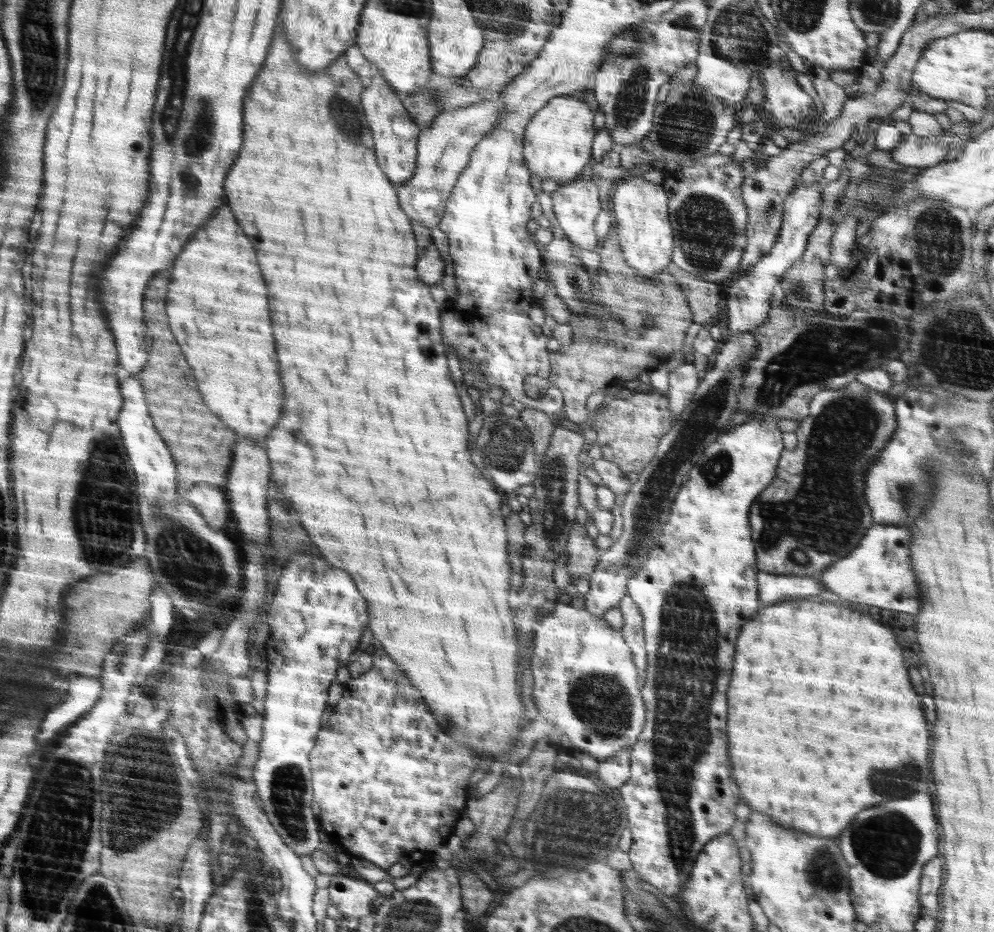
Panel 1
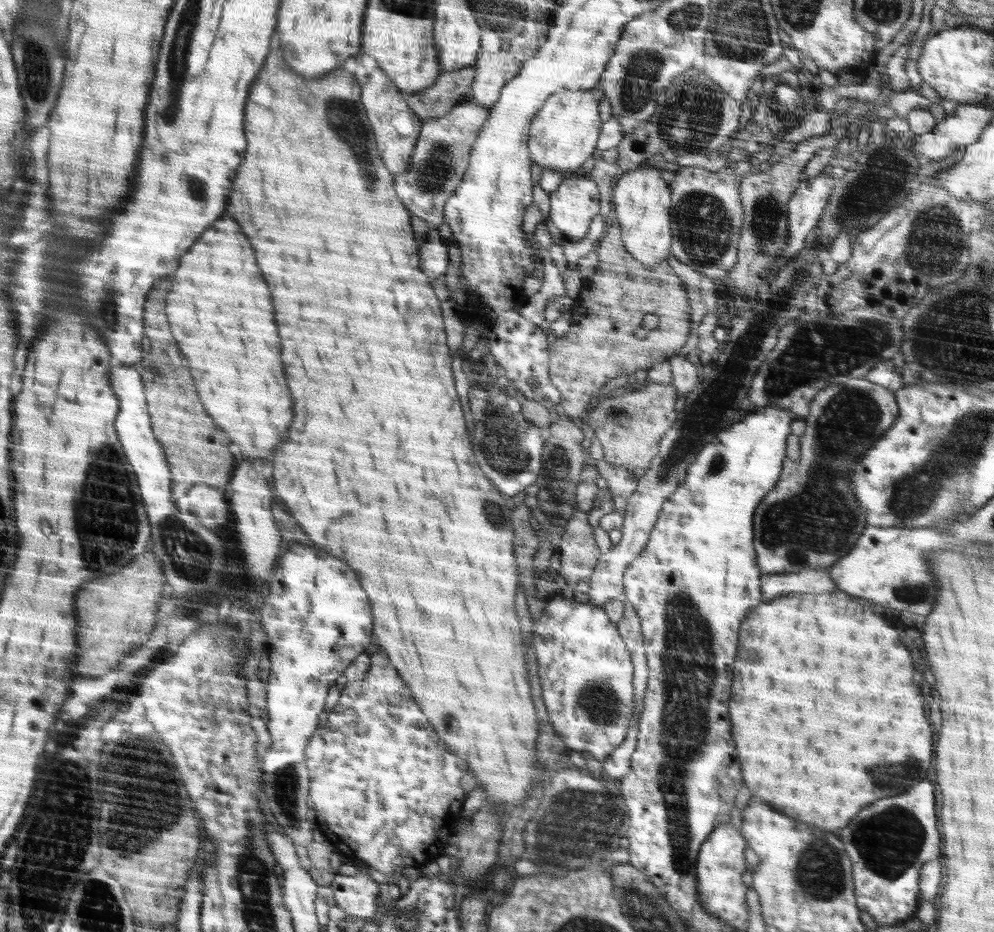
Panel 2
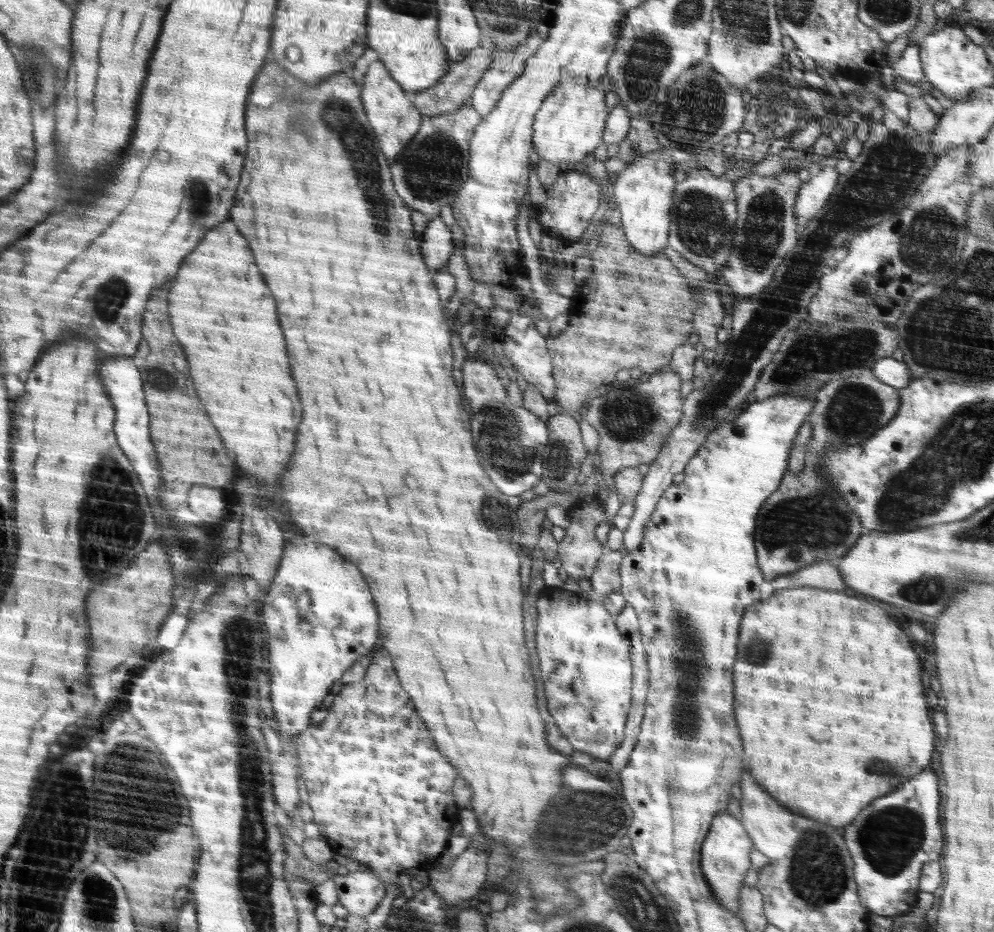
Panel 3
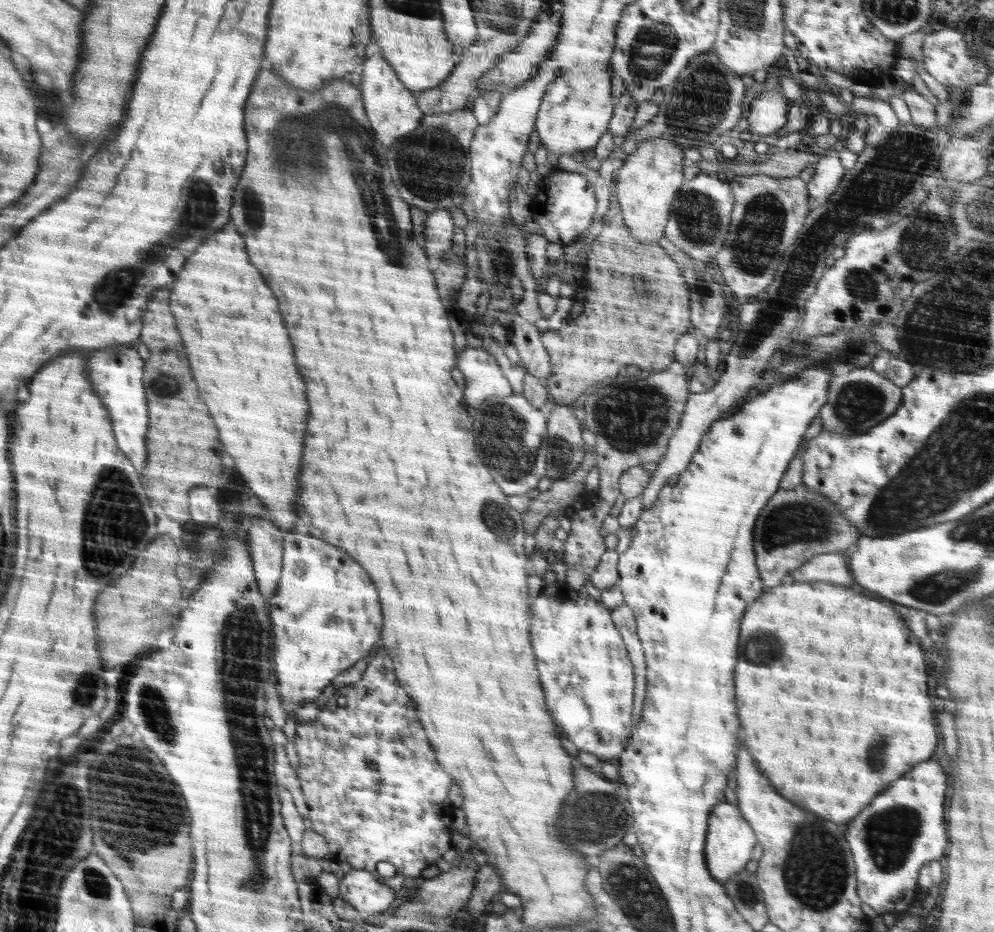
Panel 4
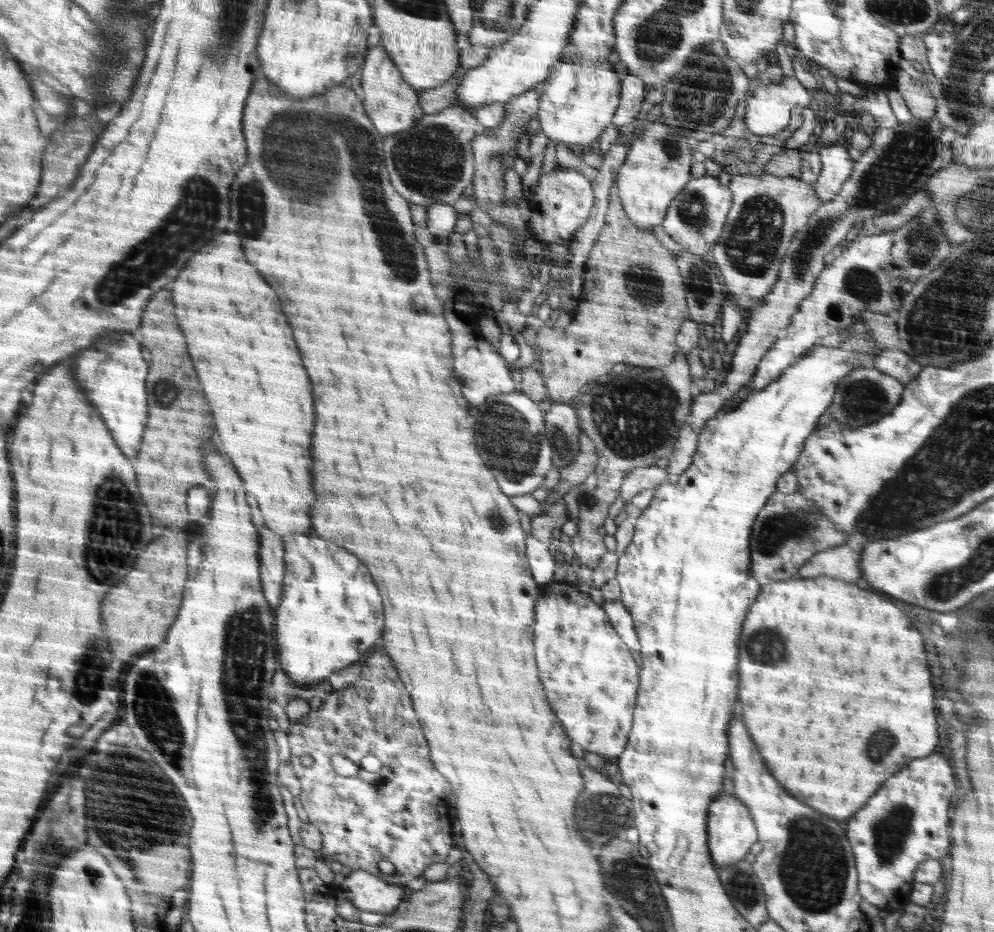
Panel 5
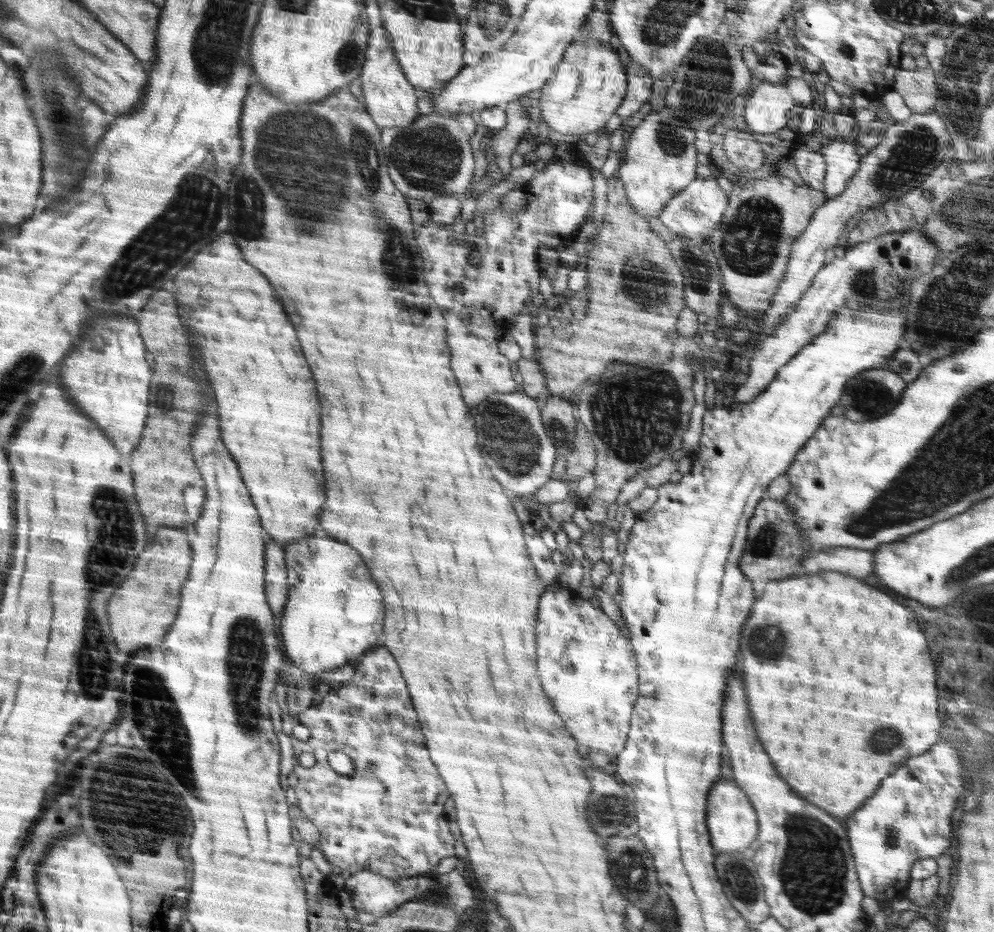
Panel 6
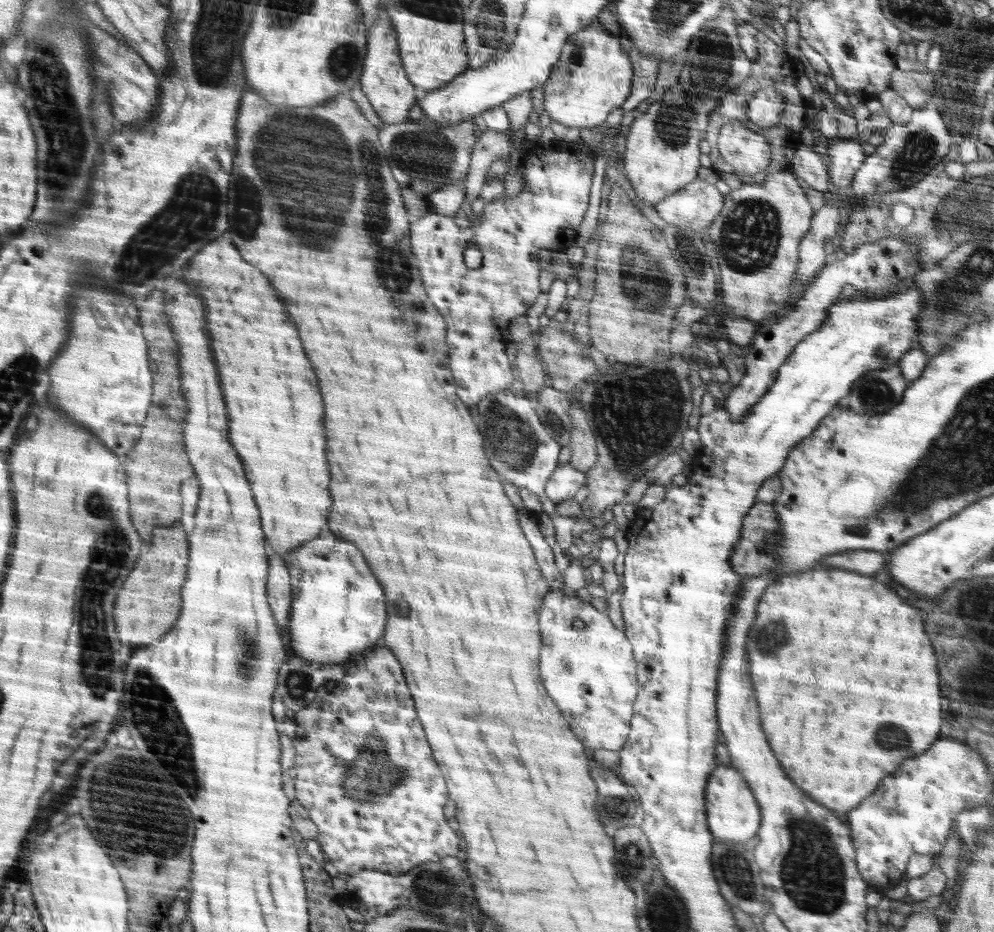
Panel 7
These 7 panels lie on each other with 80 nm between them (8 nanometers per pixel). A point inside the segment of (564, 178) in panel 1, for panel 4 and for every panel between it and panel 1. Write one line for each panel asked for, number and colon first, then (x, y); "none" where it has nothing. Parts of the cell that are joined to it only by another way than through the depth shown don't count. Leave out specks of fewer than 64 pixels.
2: (562, 136)
3: (569, 126)
4: (575, 111)

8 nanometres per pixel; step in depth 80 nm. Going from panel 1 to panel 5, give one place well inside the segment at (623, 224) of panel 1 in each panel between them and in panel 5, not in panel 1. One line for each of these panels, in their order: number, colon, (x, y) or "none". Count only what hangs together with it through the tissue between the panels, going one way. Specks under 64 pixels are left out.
2: (641, 199)
3: (642, 191)
4: (650, 178)
5: (657, 166)

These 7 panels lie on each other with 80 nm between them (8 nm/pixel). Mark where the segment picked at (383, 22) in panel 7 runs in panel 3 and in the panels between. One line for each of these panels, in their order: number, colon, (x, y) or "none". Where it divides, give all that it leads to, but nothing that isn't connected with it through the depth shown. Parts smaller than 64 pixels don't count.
3: (396, 120)
4: (391, 106)
5: (393, 104)
6: (389, 96)

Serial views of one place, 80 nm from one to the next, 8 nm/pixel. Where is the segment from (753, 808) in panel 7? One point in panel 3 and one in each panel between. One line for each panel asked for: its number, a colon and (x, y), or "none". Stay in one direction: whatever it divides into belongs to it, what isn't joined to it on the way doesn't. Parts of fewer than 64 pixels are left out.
3: (729, 854)
4: (732, 840)
5: (733, 833)
6: (733, 821)

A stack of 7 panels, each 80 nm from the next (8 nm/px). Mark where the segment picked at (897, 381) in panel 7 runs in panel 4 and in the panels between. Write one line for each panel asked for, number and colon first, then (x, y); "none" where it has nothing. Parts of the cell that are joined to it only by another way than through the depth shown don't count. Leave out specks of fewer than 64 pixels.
4: (856, 402)
5: (864, 395)
6: (869, 395)

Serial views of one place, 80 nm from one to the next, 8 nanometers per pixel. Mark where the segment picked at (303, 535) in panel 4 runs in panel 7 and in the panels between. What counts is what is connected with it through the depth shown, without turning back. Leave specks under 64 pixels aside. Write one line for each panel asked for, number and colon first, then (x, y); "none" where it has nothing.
5: (332, 614)
6: (334, 614)
7: (338, 608)

